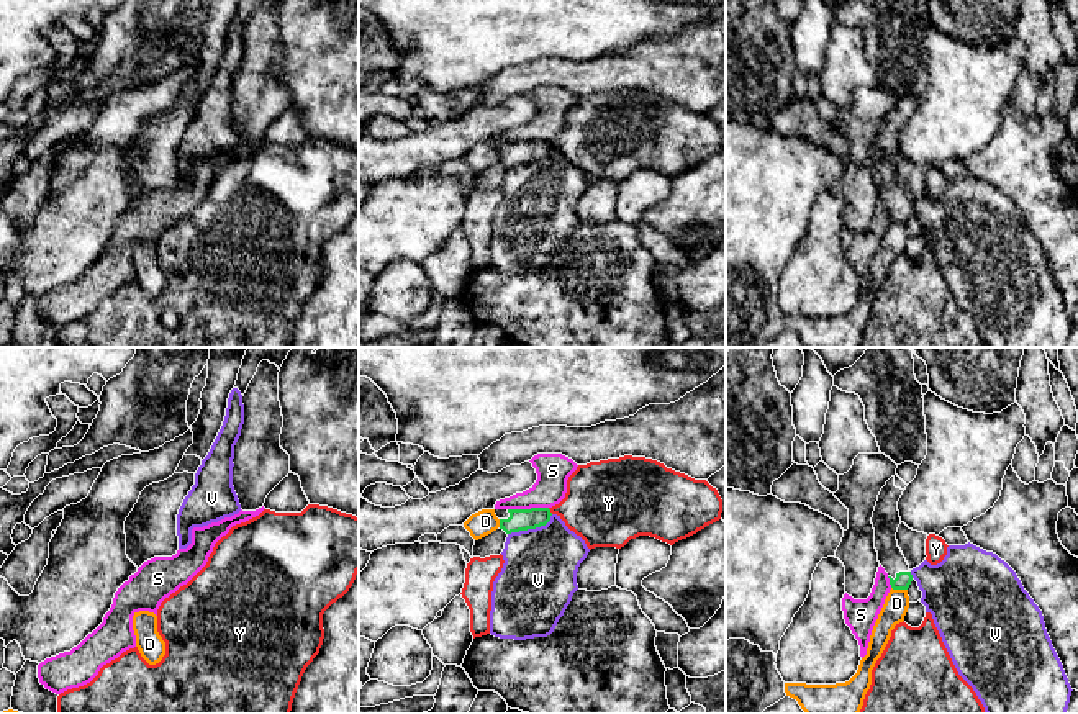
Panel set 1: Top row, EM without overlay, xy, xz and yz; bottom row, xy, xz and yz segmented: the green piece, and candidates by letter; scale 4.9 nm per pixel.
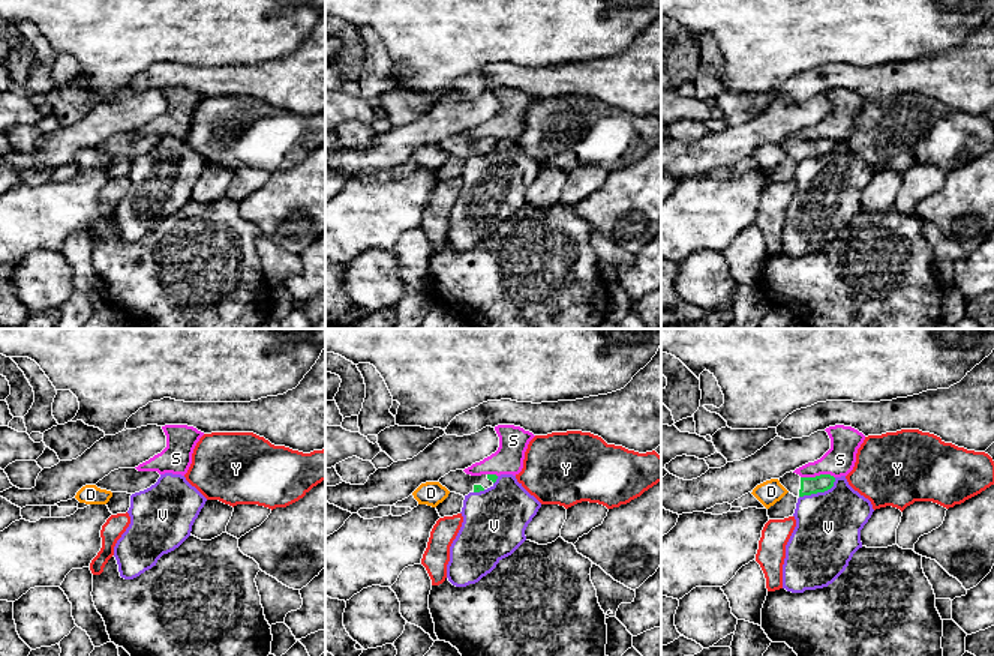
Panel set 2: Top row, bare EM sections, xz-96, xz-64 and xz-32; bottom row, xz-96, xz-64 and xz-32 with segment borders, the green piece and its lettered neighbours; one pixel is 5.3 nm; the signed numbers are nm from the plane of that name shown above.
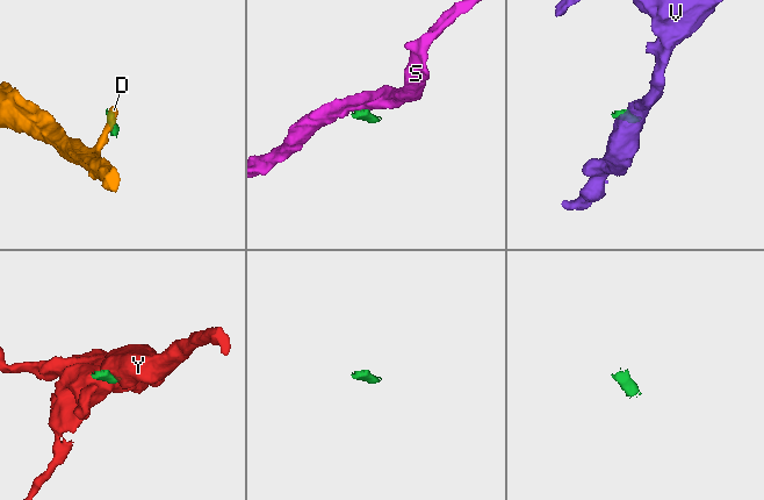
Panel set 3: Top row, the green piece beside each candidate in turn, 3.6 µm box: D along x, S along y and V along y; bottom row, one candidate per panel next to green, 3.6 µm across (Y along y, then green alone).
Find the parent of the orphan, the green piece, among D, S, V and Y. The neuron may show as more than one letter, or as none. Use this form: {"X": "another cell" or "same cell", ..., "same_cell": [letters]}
{"D": "another cell", "S": "another cell", "V": "another cell", "Y": "another cell", "same_cell": []}

